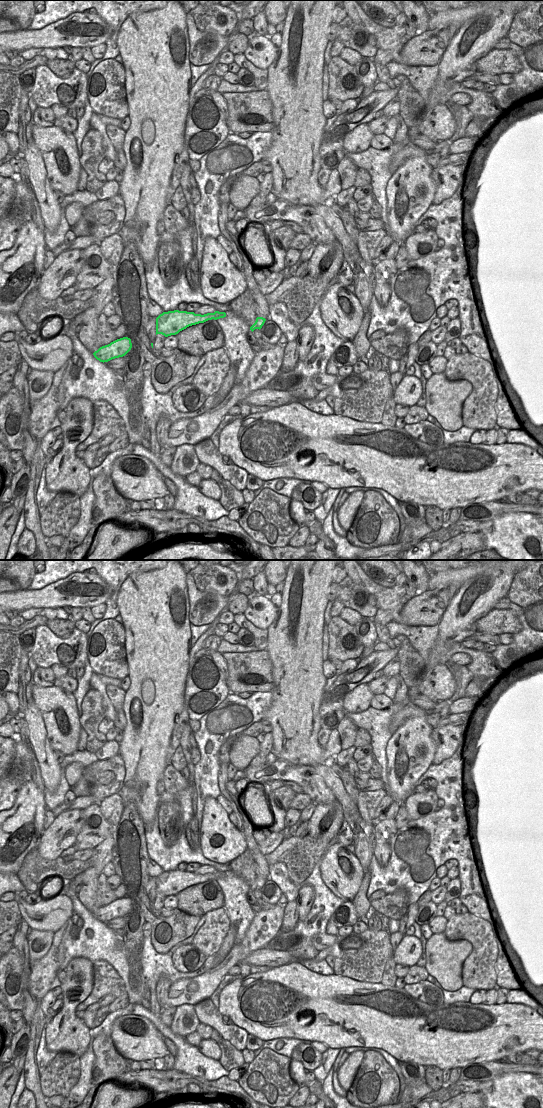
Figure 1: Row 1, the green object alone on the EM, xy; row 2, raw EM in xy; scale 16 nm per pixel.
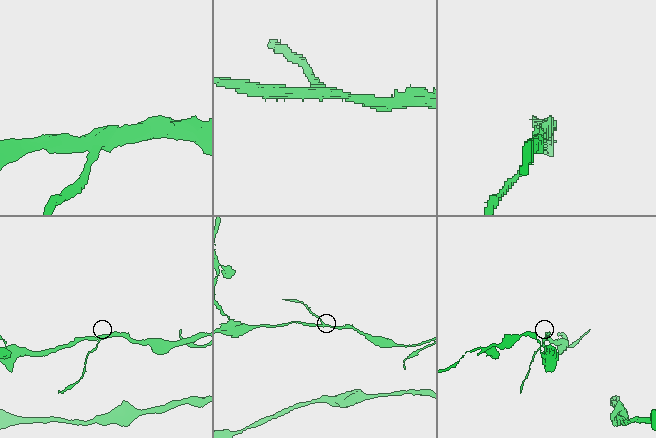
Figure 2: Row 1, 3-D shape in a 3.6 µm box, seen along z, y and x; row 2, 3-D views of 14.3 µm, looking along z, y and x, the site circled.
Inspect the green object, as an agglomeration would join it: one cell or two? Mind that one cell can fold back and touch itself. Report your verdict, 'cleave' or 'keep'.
keep

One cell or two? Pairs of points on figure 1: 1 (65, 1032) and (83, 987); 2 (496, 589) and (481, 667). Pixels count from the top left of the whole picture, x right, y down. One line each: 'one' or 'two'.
1: one
2: two

